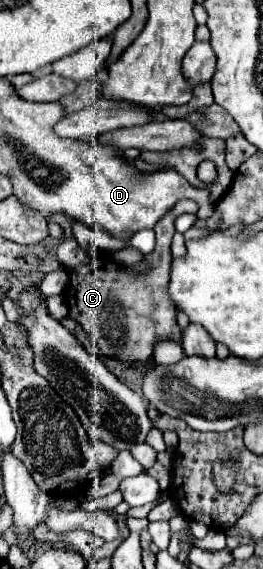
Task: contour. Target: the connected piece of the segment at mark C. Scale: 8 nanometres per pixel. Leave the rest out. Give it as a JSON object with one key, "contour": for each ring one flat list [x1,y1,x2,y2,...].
{"contour":[[179,201,175,209,171,209,171,213,167,213,155,225,157,245,153,253,145,255,145,261,151,265,147,275,137,275,123,265,115,267,115,271,95,271,91,261,77,269,69,269,69,289,63,293,69,307,69,317,83,325,83,329,97,343,101,355,111,355,121,361,147,361,153,355,157,341,181,341,181,329,175,319,175,305,167,293,173,261,169,247,175,235,175,217,181,213,195,213,197,209,199,205,195,201]]}

